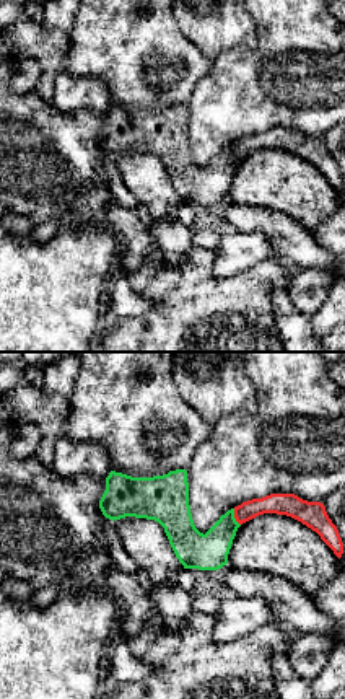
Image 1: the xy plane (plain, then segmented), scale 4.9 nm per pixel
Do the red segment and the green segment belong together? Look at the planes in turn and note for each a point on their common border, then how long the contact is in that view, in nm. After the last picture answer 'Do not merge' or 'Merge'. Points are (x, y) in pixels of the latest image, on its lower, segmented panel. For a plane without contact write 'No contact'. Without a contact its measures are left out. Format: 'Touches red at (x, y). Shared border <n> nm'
Touches red at (235, 517). Shared border 90 nm

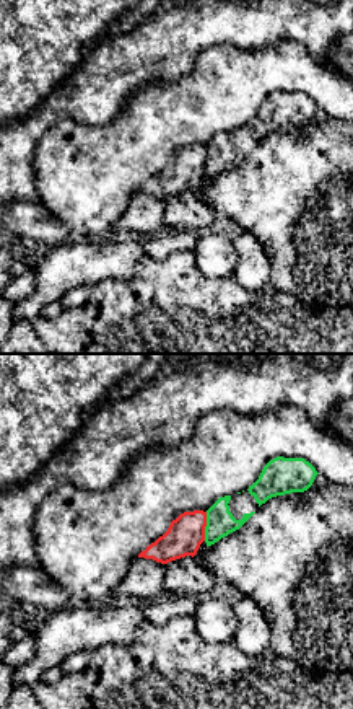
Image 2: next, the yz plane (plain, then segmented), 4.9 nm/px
Touches red at (205, 525). Shared border 140 nm

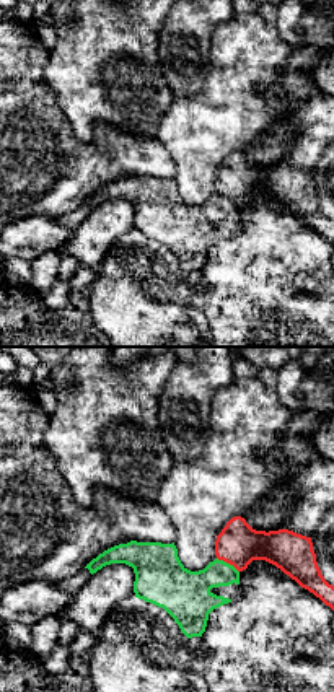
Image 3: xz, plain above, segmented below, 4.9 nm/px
Touches red at (228, 562). Shared border 130 nm

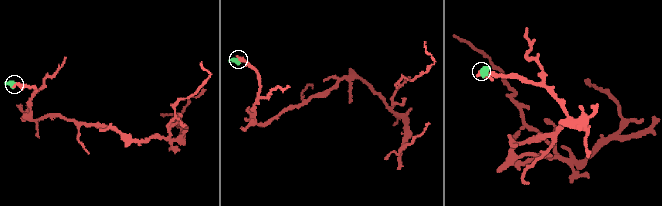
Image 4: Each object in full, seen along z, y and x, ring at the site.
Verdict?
Do not merge

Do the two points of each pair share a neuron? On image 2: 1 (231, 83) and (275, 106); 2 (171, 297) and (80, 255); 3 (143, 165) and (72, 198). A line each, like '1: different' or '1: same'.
1: different
2: different
3: same

